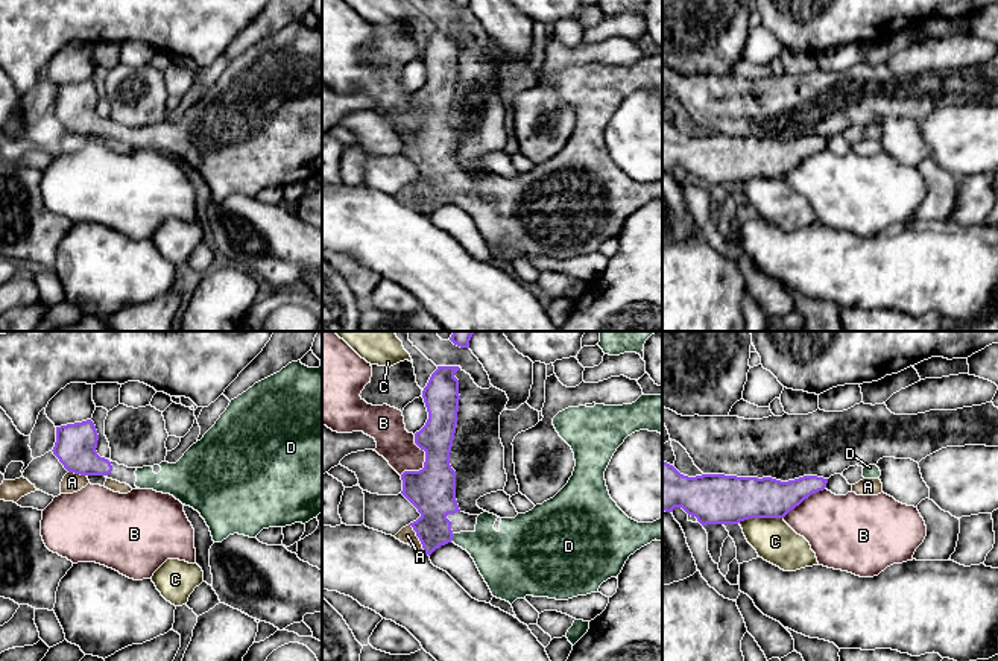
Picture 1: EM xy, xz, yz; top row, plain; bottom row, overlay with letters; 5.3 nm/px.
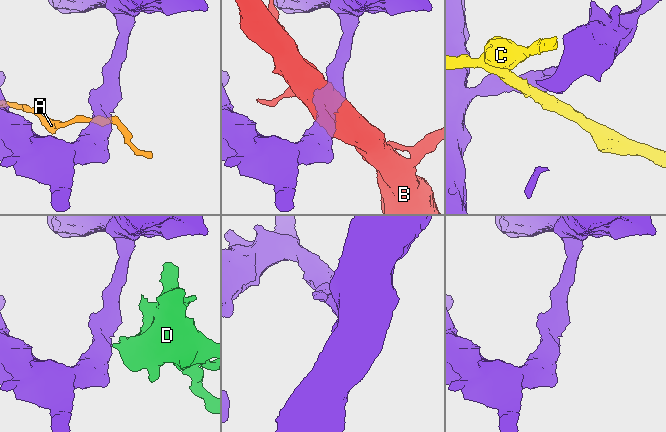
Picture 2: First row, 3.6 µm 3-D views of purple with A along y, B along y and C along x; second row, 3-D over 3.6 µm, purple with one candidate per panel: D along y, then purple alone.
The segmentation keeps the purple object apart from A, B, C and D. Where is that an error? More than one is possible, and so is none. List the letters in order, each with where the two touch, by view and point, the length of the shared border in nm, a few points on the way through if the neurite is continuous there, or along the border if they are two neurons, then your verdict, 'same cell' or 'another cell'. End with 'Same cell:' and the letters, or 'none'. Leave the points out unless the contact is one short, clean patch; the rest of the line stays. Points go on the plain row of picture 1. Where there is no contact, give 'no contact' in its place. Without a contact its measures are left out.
A: contact xz (418, 196); length 170 nm; another cell
B: contact xz (424, 122); length 240 nm; another cell
C: contact yz (760, 177); length 260 nm; another cell
D: contact xz (451, 198); length 50 nm; way xz (433, 155), (433, 180), (451, 198), (483, 204), (495, 213); same cell
Same cell: D

